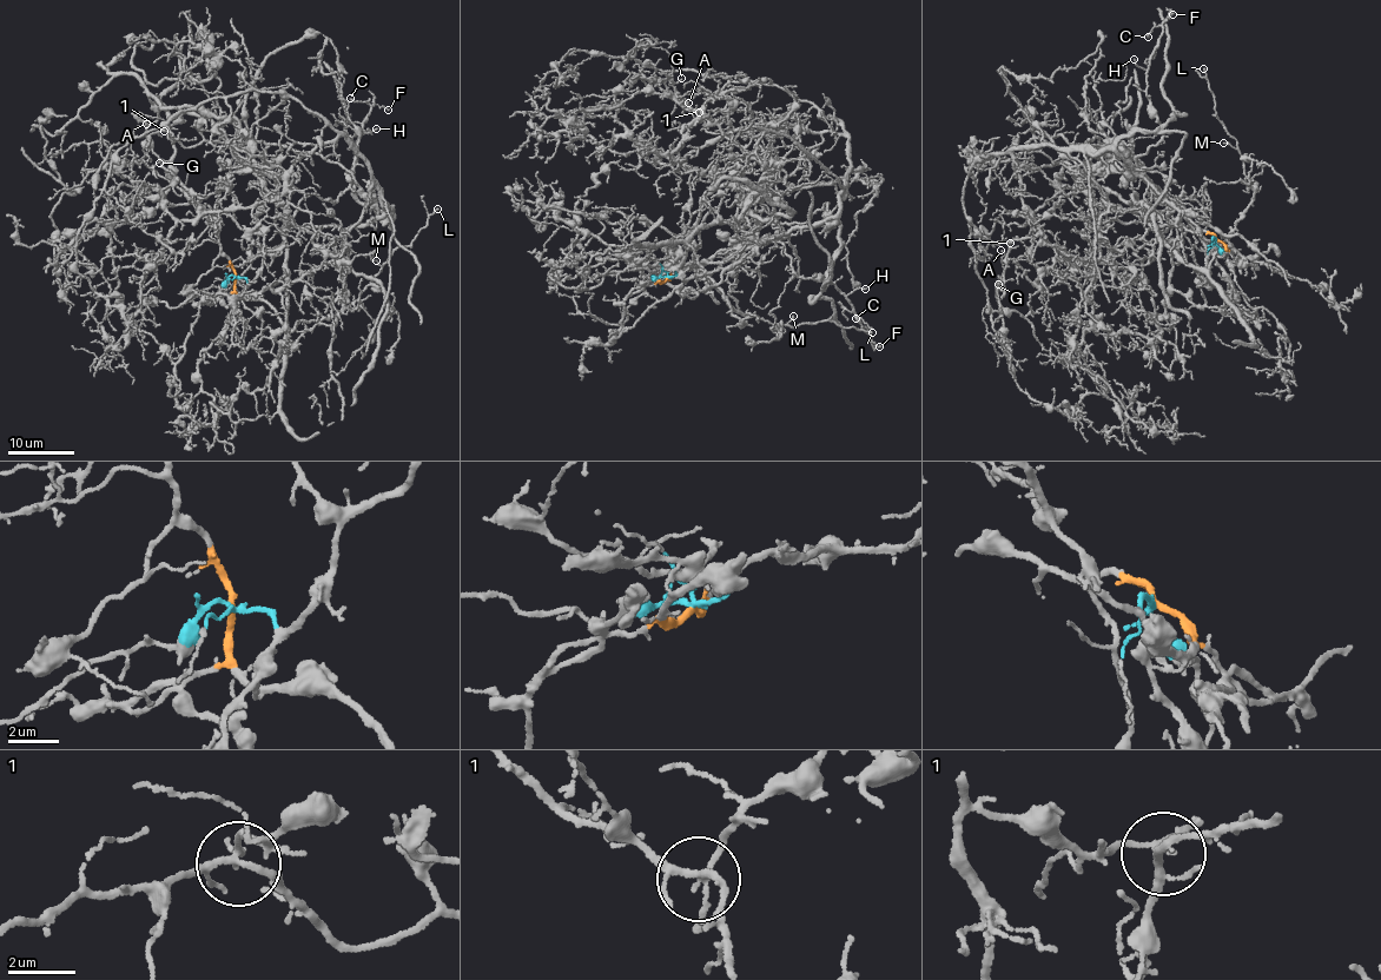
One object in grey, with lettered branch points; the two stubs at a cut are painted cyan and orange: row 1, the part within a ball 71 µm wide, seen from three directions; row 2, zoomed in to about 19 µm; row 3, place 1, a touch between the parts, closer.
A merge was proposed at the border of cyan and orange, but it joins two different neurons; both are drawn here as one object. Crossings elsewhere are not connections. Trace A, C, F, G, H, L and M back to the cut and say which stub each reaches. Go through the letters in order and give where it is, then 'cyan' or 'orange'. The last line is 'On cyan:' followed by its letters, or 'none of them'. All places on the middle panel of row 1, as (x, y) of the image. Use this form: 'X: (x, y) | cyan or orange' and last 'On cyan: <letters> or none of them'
A: (688, 103) | orange
C: (856, 318) | orange
F: (879, 346) | orange
G: (681, 78) | orange
H: (865, 289) | orange
L: (872, 332) | orange
M: (793, 316) | orange
On cyan: none of them

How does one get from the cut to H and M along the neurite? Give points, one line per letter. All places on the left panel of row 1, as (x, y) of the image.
H: (235, 277), (238, 295), (258, 298), (284, 322), (281, 231), (301, 202), (338, 198), (356, 141), (377, 128)
M: (235, 277), (238, 295), (270, 306), (289, 331), (352, 304), (377, 275), (376, 260)

